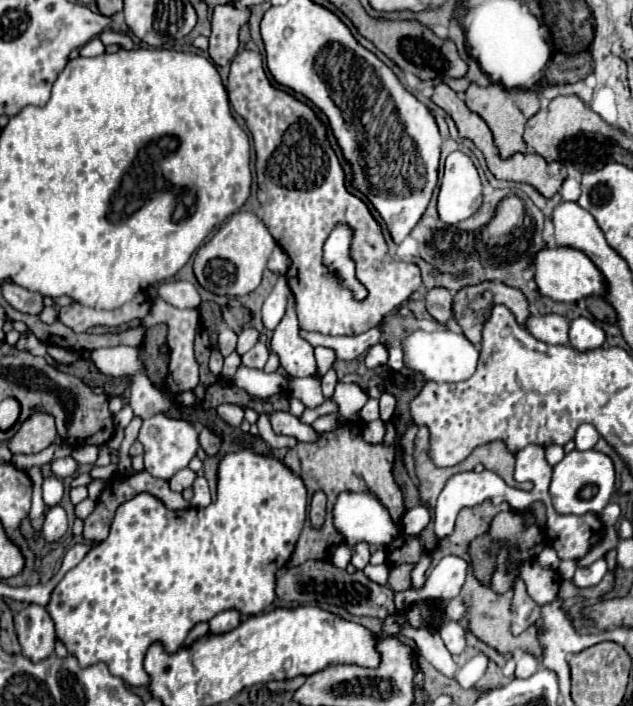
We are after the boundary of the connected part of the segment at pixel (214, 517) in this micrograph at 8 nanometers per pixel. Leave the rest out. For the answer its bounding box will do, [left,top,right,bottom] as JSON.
[44,449,306,687]

